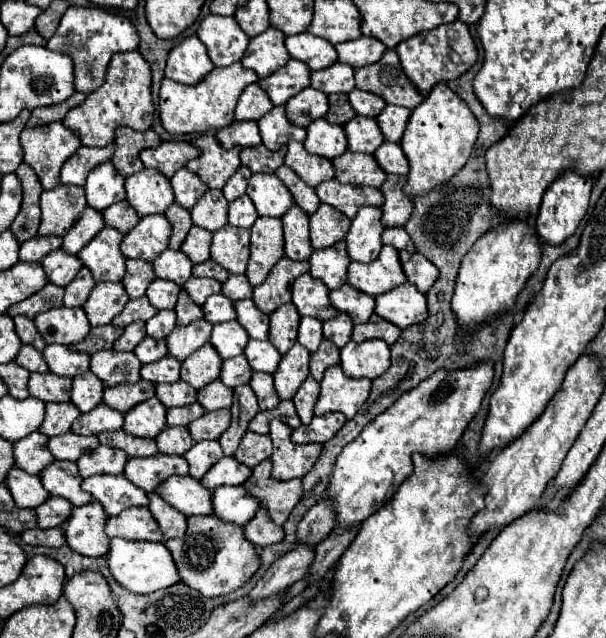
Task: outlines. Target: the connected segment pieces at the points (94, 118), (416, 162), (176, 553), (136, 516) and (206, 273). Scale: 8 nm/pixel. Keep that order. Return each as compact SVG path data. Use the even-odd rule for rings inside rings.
M129 51L113 55L105 83L91 91L79 107L71 109L65 115L63 125L79 135L81 145L107 147L109 143L113 143L113 133L121 125L135 131L147 131L153 123L153 111L155 107L151 99L151 69L147 61L139 55L139 51Z
M445 83L435 85L431 93L411 111L405 135L401 139L401 149L409 159L409 175L403 193L409 197L425 195L453 177L471 157L477 135L479 123L469 107Z
M187 517L187 533L181 539L165 541L165 547L171 551L173 561L177 565L181 581L203 593L205 597L219 597L223 593L231 593L247 583L253 573L259 569L259 555L255 547L247 543L243 535L243 527L233 523L223 523L217 517Z
M129 507L105 523L105 533L109 537L123 537L135 541L163 541L157 521L147 507Z
M205 261L205 263L199 263L199 265L195 265L193 267L193 275L195 277L213 277L213 279L217 279L217 281L225 281L227 277L229 277L229 273L221 267L221 265L217 265L215 261Z

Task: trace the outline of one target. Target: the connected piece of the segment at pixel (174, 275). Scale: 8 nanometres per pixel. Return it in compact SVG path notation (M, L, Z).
M165 249L155 261L153 261L153 271L159 279L173 281L177 285L183 285L191 277L191 267L193 263L183 251L171 251Z

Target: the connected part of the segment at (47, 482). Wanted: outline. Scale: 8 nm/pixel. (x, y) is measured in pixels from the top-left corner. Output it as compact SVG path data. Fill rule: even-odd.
M53 461L39 473L39 479L49 495L59 495L71 505L87 505L91 501L91 495L81 491L81 477L75 463Z

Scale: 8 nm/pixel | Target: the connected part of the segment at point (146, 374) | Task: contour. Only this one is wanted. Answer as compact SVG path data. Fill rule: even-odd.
M163 357L157 363L149 363L141 367L141 379L149 381L149 383L175 383L179 381L179 369L181 369L181 361L173 359L173 357Z

